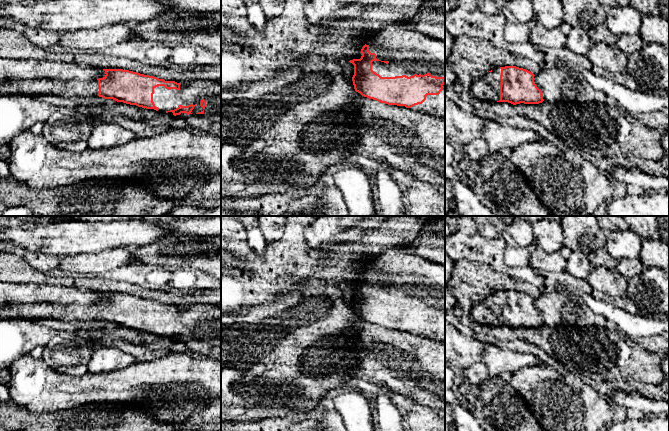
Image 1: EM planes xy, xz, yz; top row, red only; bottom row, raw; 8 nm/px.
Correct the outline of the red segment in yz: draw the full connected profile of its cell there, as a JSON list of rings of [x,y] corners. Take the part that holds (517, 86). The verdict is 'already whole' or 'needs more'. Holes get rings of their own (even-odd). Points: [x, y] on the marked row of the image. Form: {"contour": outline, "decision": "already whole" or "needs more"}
{"contour": [[[516,66],[498,67],[474,81],[470,91],[483,101],[539,104],[544,99],[542,91],[534,83],[534,76],[532,72]]], "decision": "needs more"}

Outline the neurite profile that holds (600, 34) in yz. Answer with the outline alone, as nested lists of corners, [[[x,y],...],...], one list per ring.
[[[605,24],[591,28],[588,34],[593,43],[604,43],[610,46],[617,46],[619,37],[616,34],[611,33]]]

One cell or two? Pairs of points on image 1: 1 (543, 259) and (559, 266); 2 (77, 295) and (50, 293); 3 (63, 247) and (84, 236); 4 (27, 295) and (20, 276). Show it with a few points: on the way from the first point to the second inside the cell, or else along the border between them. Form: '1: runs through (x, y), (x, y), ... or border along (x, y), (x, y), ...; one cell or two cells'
1: runs through (547, 261), (555, 262); one cell
2: runs through (70, 295), (57, 294); one cell
3: runs through (68, 242), (73, 237), (79, 237); one cell
4: border along (10, 282), (47, 285); two cells

